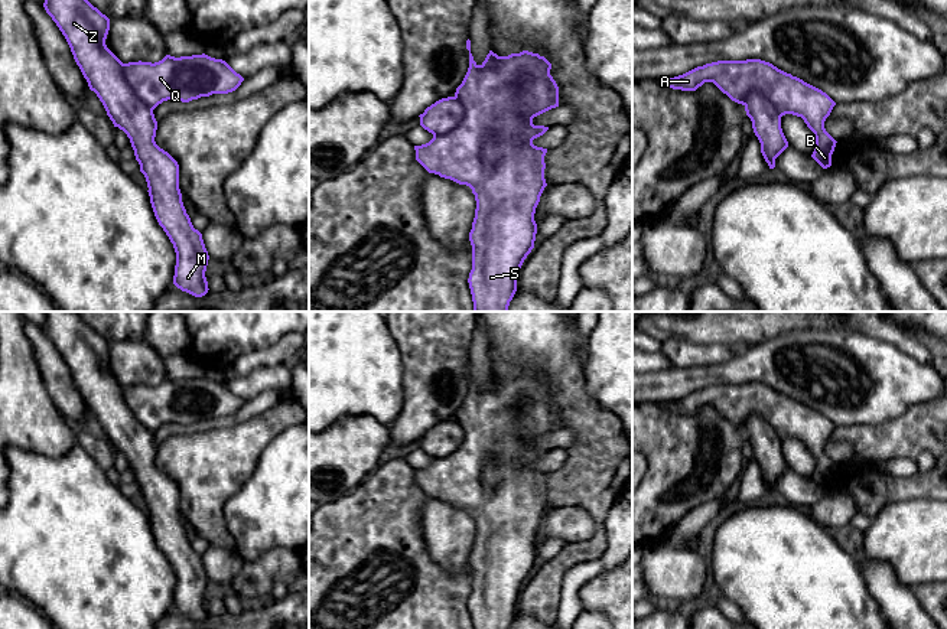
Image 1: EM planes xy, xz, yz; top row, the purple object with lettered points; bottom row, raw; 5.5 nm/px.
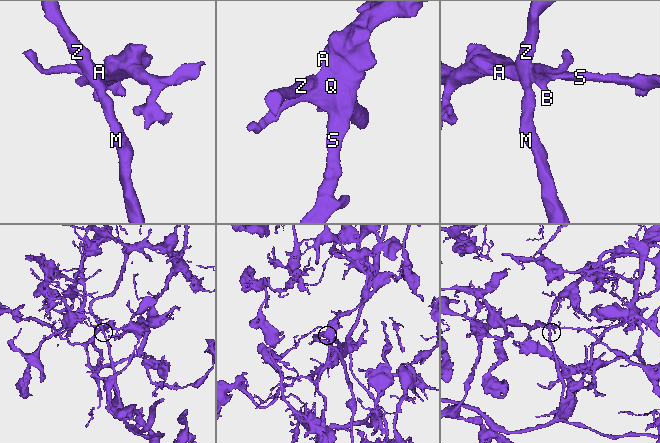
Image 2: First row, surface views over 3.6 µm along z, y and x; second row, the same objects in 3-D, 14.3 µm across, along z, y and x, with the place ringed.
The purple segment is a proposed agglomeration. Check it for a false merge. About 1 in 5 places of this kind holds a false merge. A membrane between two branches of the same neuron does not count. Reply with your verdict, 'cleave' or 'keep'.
keep

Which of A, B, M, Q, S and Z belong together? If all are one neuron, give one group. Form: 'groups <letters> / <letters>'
groups A B M Q S Z

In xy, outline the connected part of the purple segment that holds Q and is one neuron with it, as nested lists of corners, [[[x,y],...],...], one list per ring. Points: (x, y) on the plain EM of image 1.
[[[79,312],[45,313],[46,322],[43,330],[65,359],[90,413],[102,426],[114,450],[123,453],[130,462],[140,495],[147,505],[154,540],[176,576],[173,607],[195,620],[205,619],[209,613],[205,600],[209,579],[202,557],[193,551],[183,529],[179,512],[179,488],[154,465],[157,444],[153,433],[167,423],[189,426],[212,417],[232,415],[241,408],[244,401],[225,384],[211,381],[205,377],[180,381],[166,378],[154,387],[141,384],[123,387],[105,368],[110,342],[91,327],[79,316]]]

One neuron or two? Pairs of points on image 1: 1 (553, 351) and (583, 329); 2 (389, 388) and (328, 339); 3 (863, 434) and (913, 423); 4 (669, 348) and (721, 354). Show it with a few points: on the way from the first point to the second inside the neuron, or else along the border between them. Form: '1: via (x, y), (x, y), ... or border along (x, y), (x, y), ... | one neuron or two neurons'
1: border along (575, 326), (579, 335), (579, 364), (582, 367) | two neurons
2: via (374, 385), (342, 354) | one neuron
3: via (875, 434), (901, 434) | one neuron
4: via (682, 352), (708, 354) | one neuron

